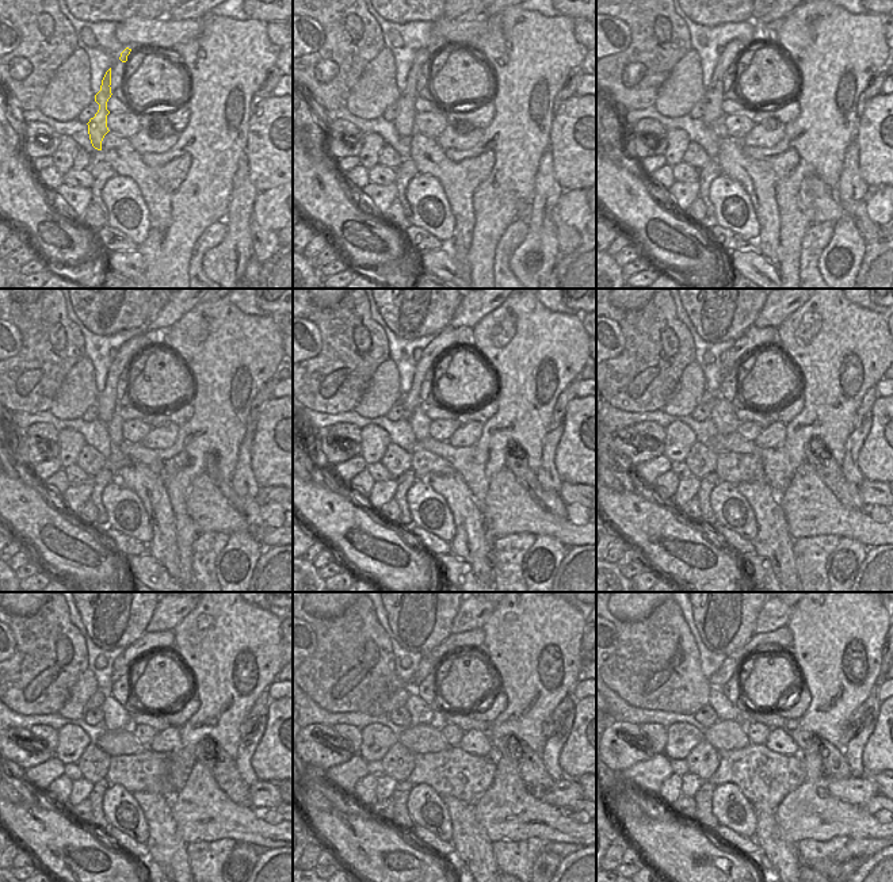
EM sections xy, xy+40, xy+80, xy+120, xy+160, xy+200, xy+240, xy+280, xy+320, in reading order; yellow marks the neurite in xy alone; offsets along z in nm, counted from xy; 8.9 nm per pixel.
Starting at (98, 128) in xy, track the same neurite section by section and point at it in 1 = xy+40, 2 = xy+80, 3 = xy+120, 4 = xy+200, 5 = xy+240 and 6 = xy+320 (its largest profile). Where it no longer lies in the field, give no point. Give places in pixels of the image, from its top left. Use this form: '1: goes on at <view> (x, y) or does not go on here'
1: goes on at xy+40 (404, 122)
2: goes on at xy+80 (713, 98)
3: goes on at xy+120 (107, 404)
4: goes on at xy+200 (754, 338)
5: goes on at xy+240 (147, 642)
6: goes on at xy+320 (782, 637)

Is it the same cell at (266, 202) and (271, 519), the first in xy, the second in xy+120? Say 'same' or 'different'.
same

